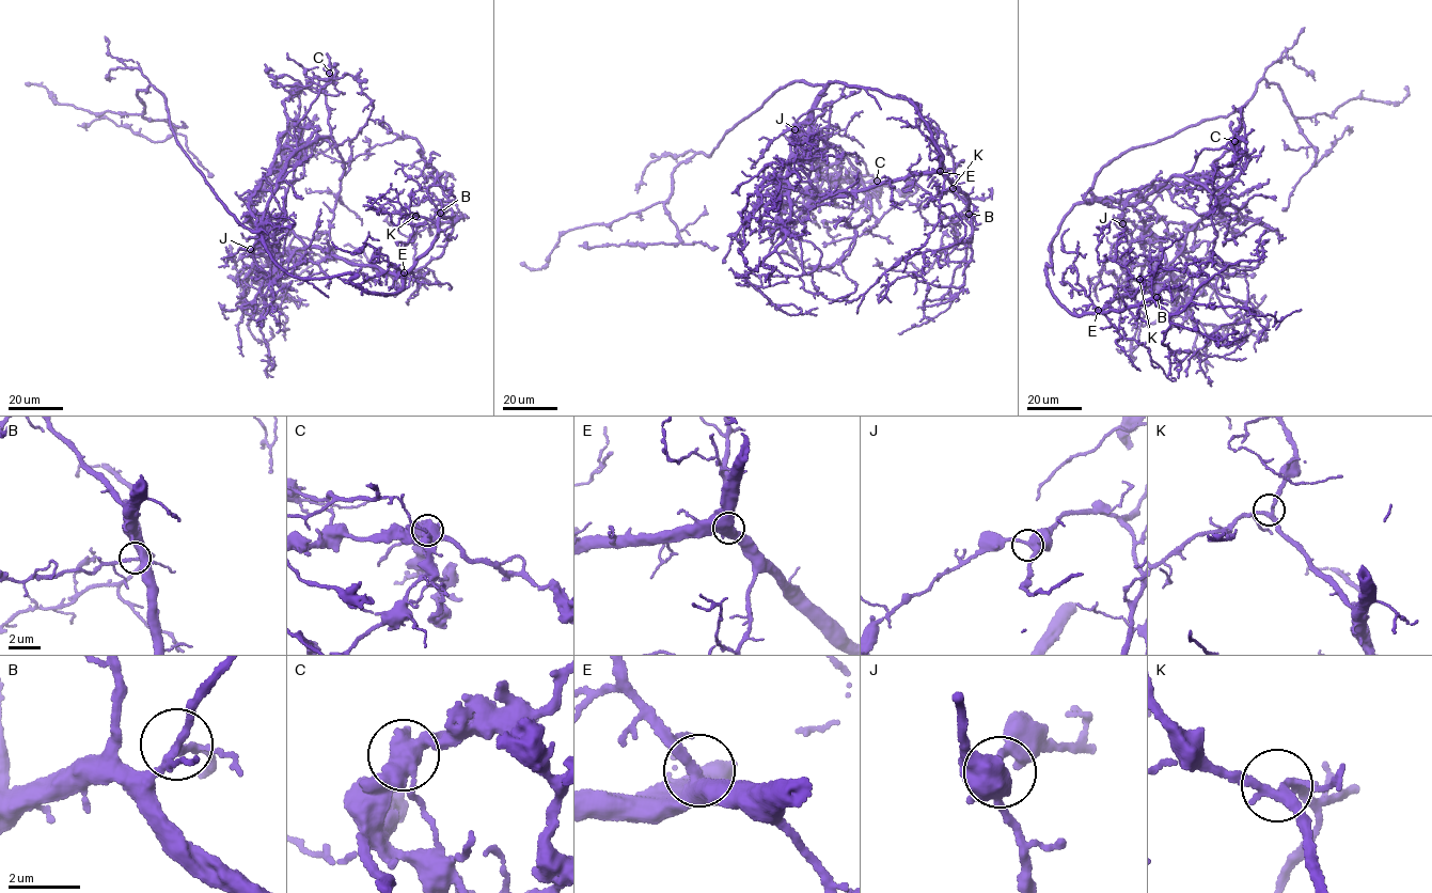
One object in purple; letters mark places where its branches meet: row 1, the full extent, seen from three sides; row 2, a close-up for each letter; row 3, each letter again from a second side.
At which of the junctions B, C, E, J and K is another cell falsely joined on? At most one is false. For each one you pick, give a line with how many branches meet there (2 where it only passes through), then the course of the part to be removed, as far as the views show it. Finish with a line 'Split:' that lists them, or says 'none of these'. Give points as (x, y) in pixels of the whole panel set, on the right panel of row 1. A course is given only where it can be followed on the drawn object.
C: branches 4; course (1234, 141), (1216, 169), (1078, 202), (1048, 248), (1053, 294), (1076, 315), (1169, 269), (1141, 265), (1132, 365)
Split: C

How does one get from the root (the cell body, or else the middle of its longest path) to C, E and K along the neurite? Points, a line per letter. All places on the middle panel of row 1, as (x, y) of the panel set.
C: (829, 83), (812, 109), (812, 130), (840, 149), (842, 158), (848, 154), (862, 158), (867, 173), (877, 181)
E: (829, 83), (837, 81), (881, 90), (915, 103), (910, 102), (921, 112), (942, 156), (940, 171)
K: (829, 83), (881, 90), (915, 103), (910, 102), (942, 156), (941, 172), (966, 196), (968, 204), (953, 188)

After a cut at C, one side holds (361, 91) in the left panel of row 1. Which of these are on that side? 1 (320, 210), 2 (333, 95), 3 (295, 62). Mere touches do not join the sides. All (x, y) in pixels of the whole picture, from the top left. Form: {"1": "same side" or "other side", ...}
{"1": "other side", "2": "other side", "3": "same side"}

